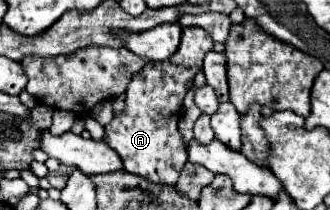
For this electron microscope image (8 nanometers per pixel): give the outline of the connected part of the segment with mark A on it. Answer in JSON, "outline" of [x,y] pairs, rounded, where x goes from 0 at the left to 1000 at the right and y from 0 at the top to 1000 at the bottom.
{"outline":[[[558,133],[552,200],[509,295],[448,305],[400,390],[382,438],[382,524],[352,543],[321,600],[315,676],[339,695],[394,829],[430,838],[467,876],[533,876],[552,790],[564,781],[558,667],[539,629],[539,543],[564,457],[564,400],[594,362],[612,314],[618,257],[642,238],[642,181],[612,133]]]}

